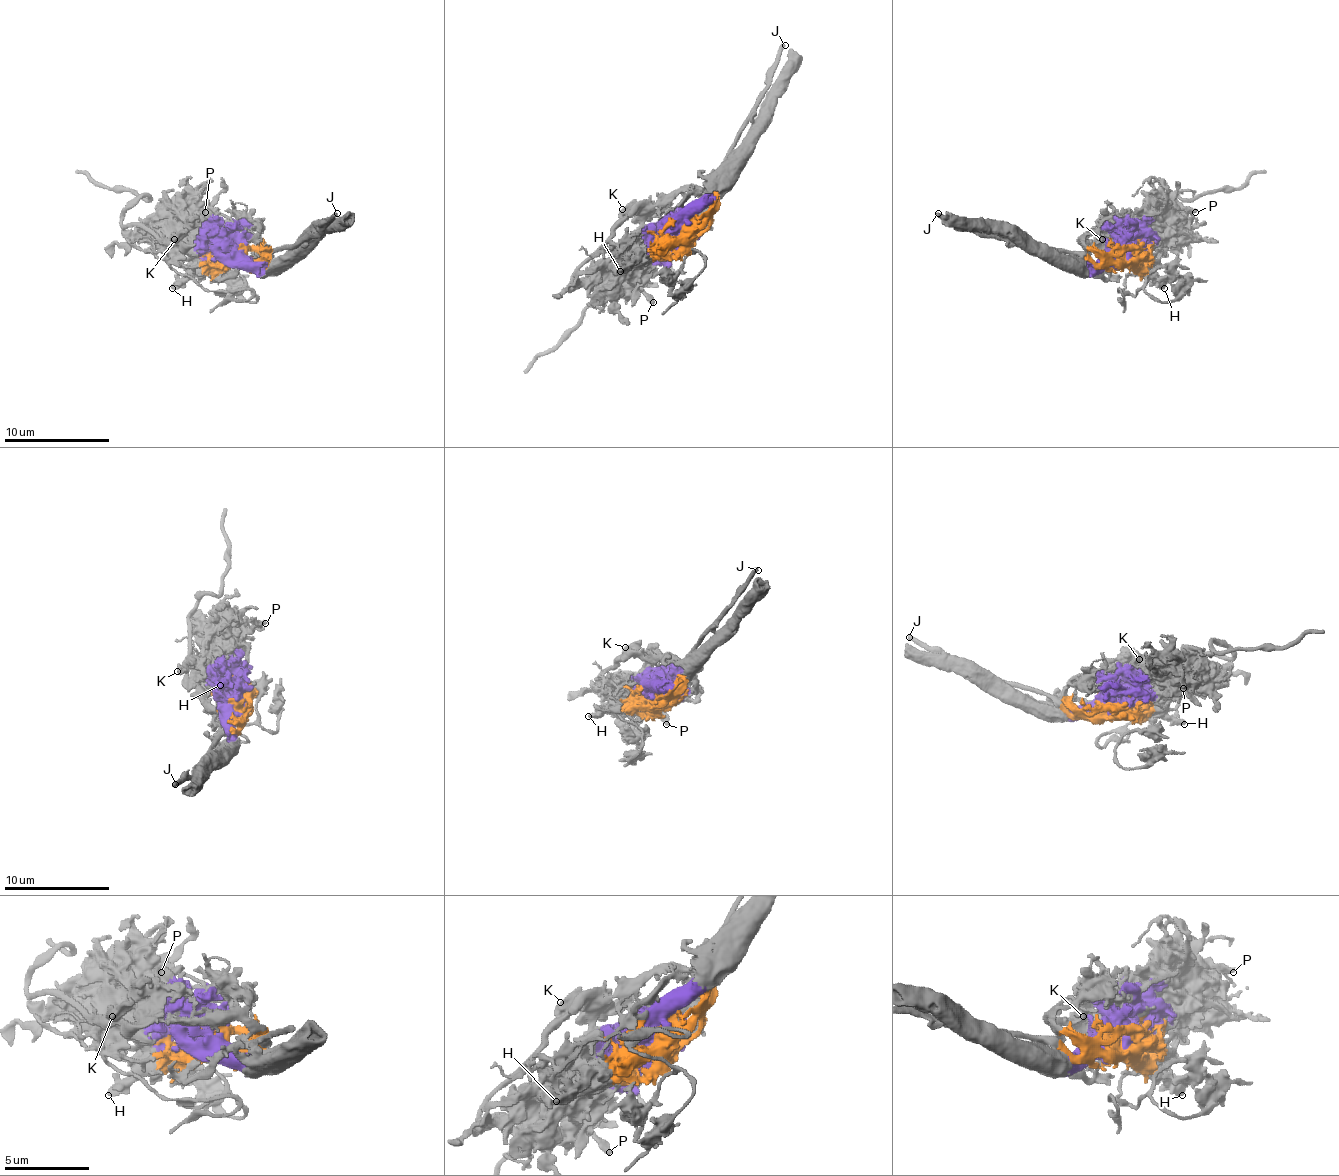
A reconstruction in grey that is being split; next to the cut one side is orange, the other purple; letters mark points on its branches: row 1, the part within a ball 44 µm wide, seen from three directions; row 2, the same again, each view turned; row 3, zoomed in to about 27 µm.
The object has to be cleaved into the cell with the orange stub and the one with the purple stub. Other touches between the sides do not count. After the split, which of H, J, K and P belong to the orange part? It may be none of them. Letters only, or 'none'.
H, J, K

